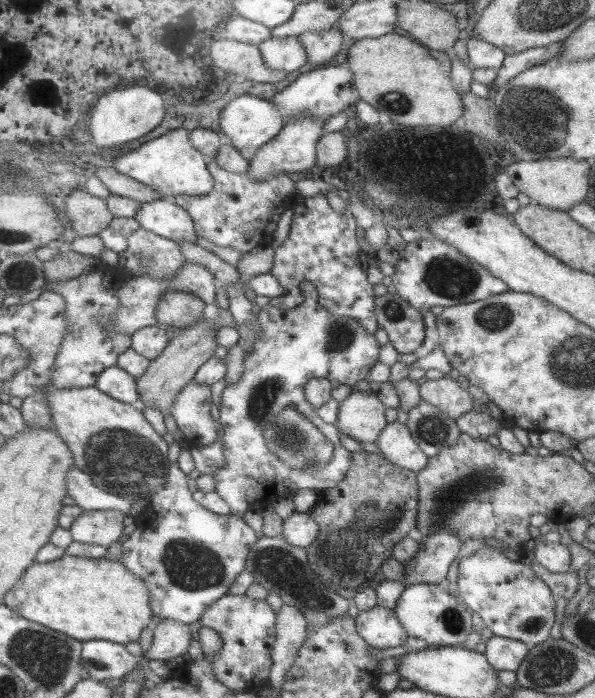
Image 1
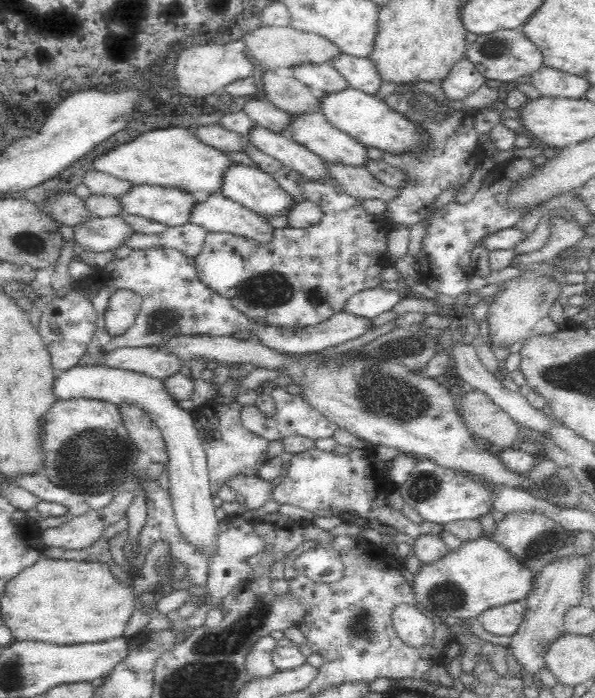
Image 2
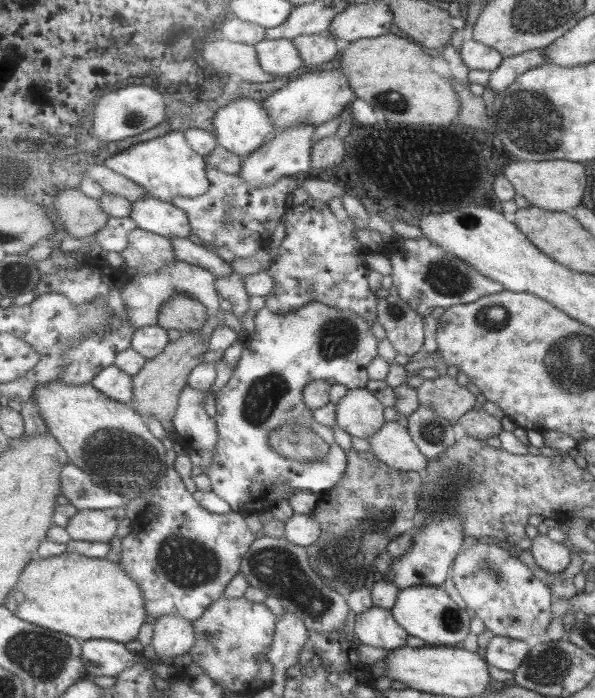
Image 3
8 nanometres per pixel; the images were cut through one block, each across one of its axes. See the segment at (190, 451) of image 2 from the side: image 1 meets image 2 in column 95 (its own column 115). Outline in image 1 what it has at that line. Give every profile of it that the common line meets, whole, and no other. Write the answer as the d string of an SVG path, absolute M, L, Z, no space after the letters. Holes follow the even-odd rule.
M119 366L107 368L101 374L96 387L126 404L139 405L141 400L138 380Z

